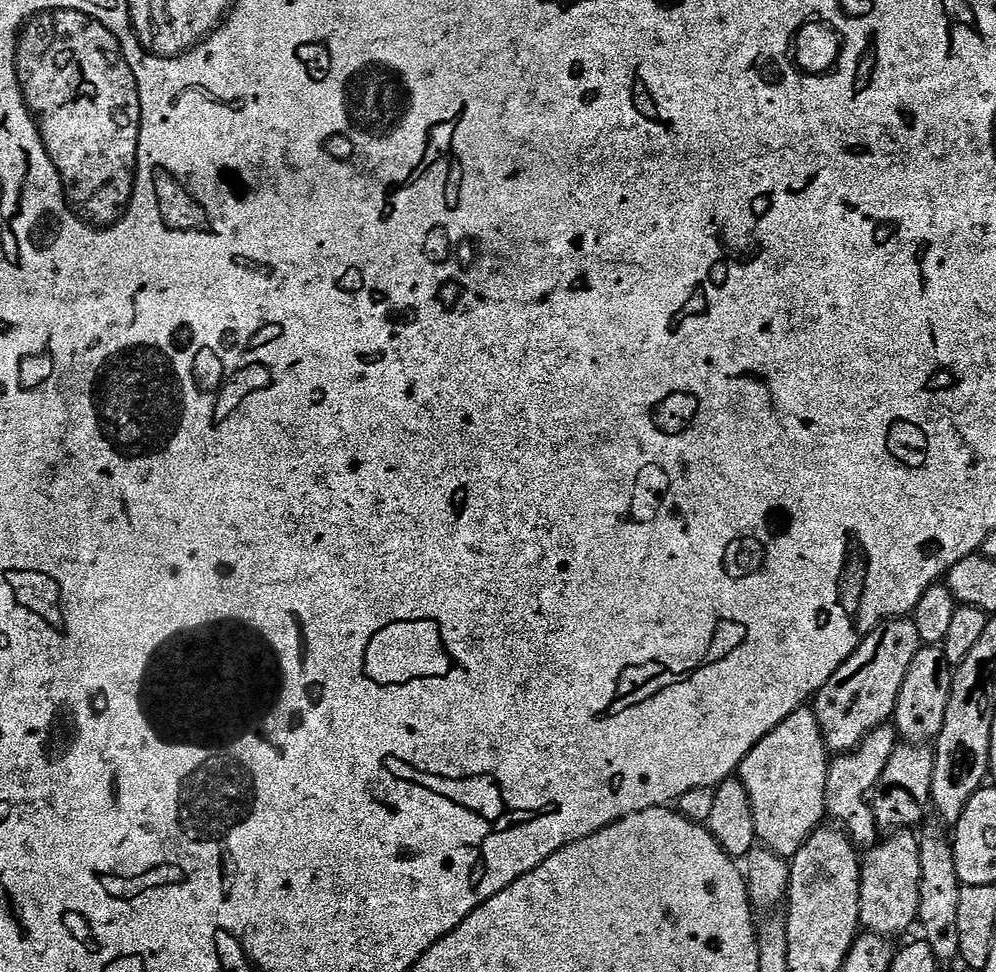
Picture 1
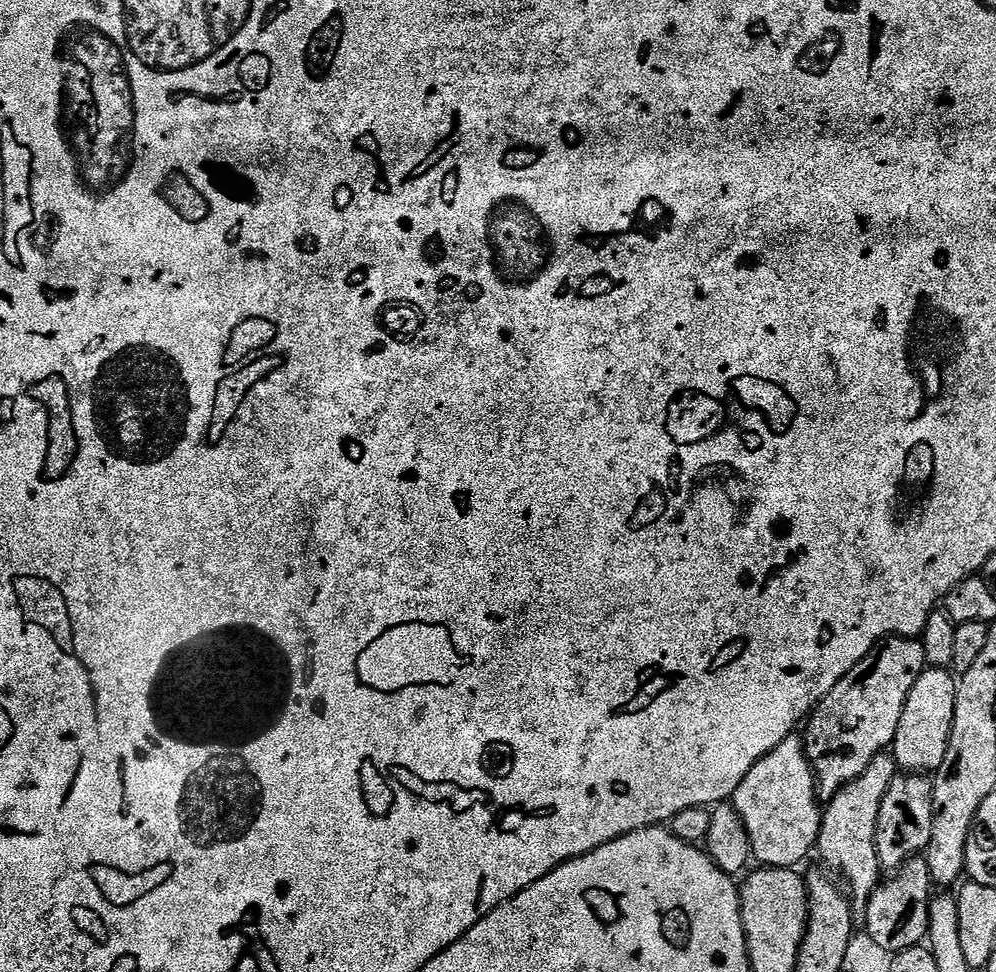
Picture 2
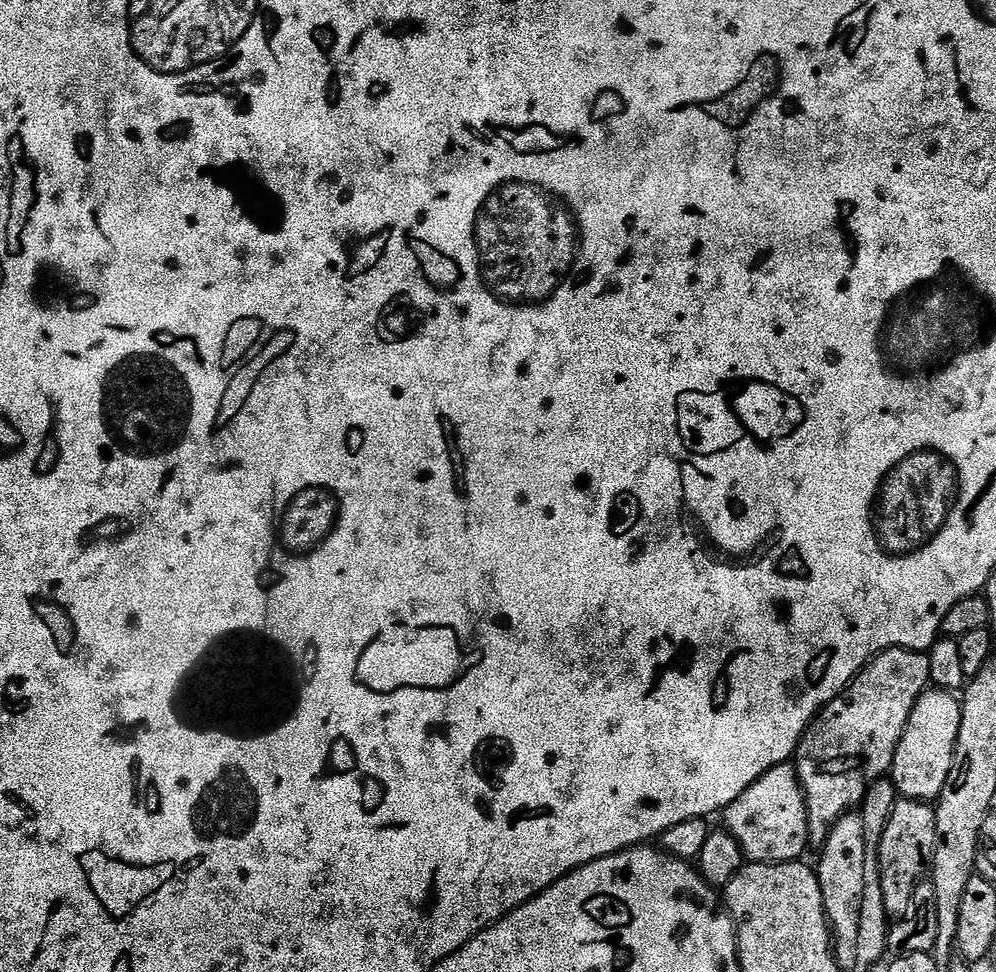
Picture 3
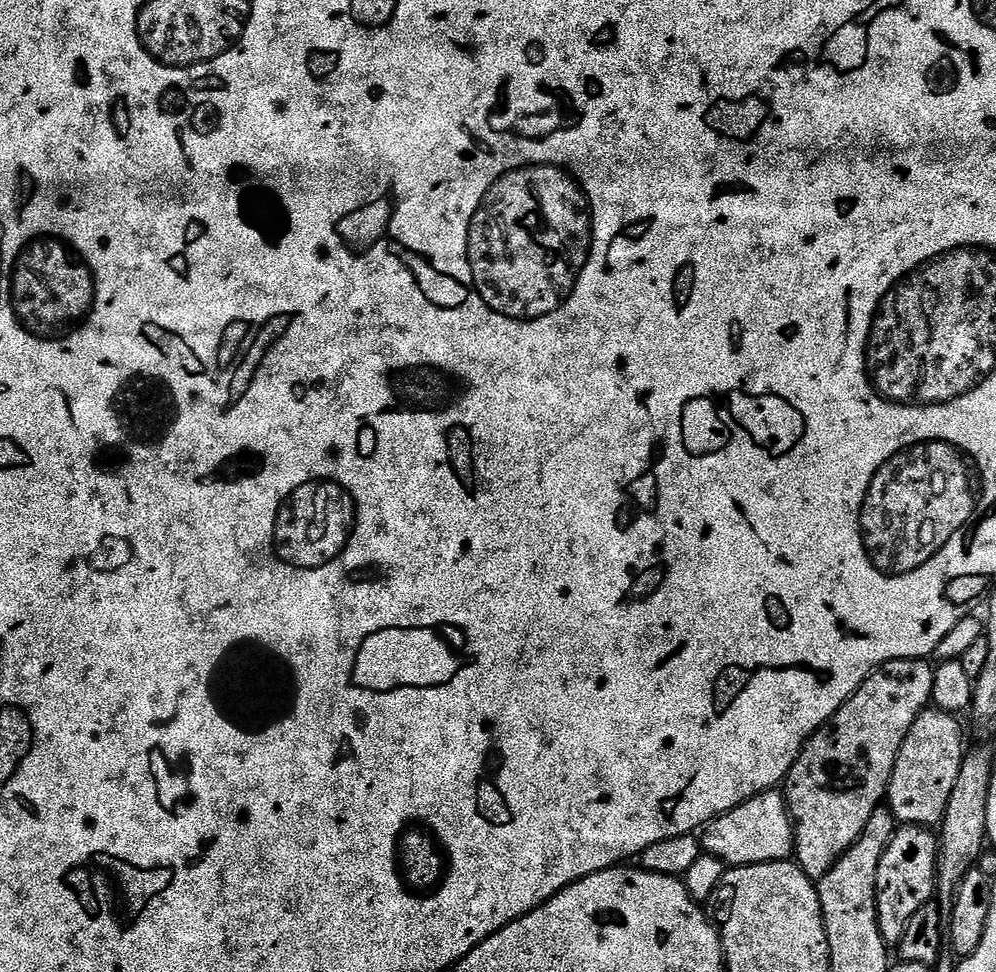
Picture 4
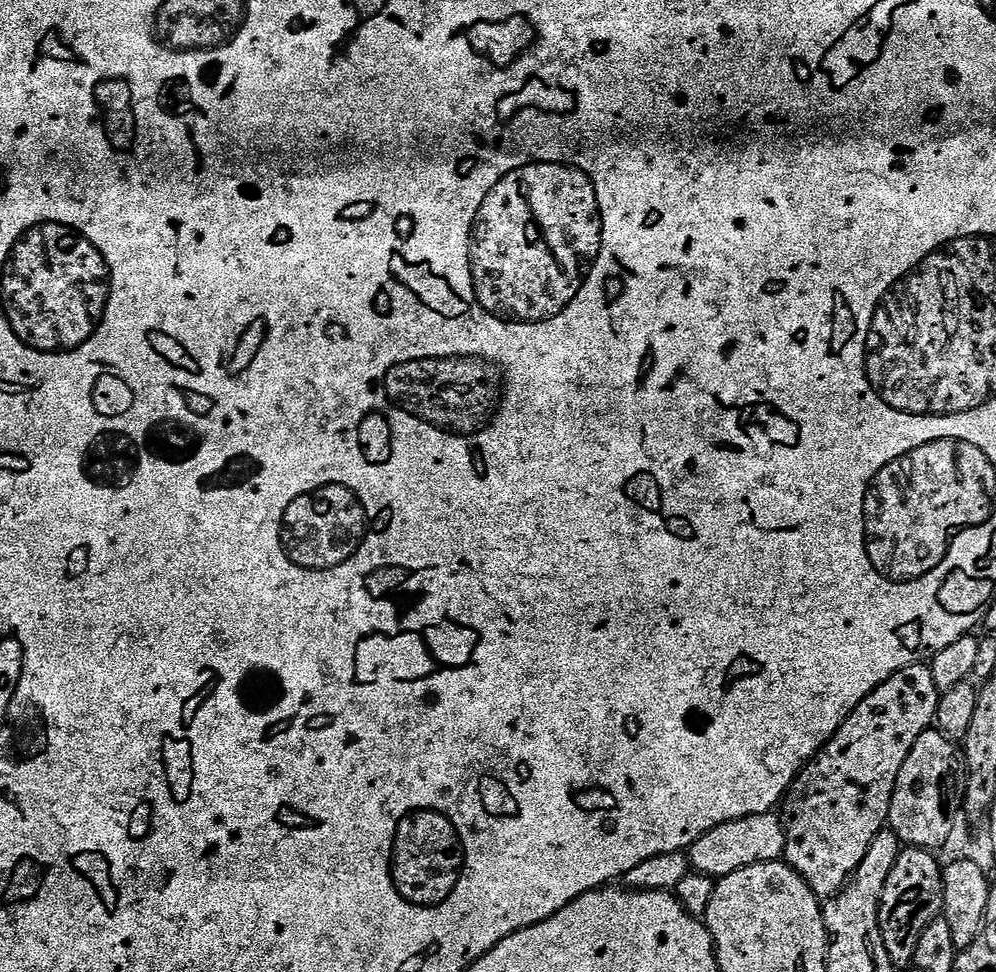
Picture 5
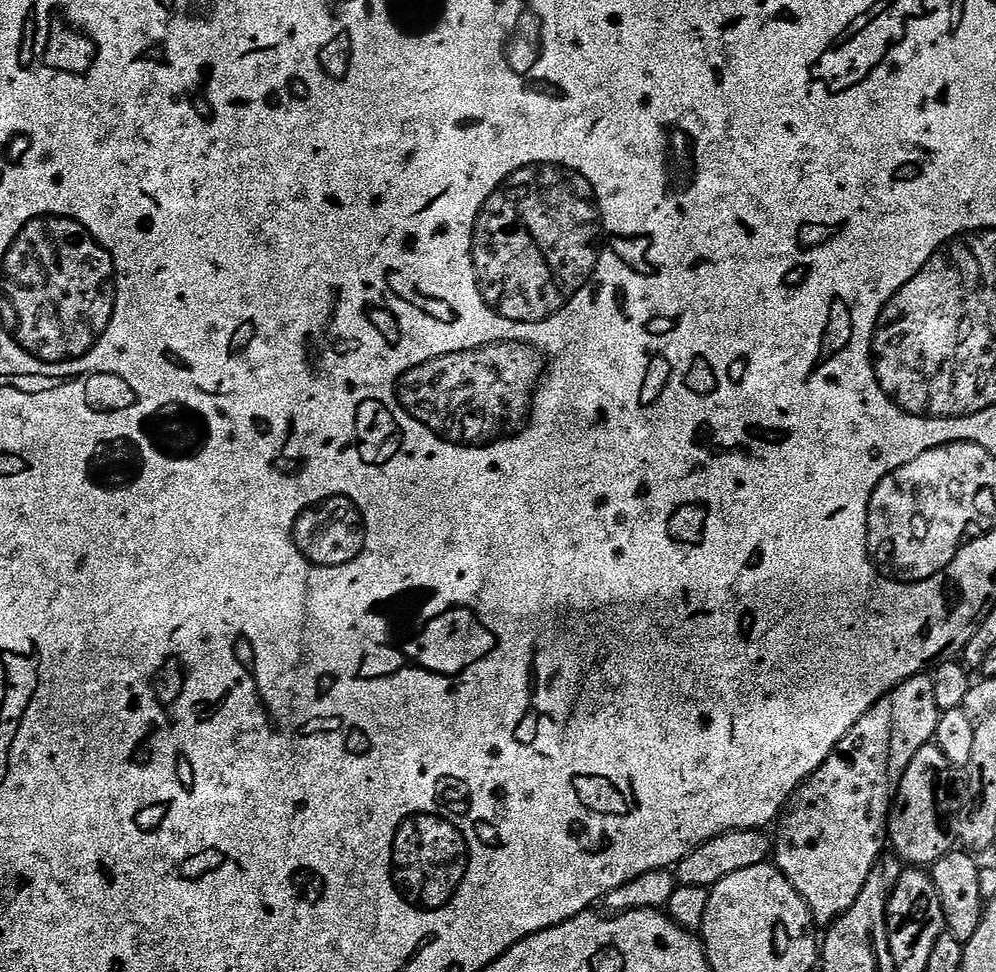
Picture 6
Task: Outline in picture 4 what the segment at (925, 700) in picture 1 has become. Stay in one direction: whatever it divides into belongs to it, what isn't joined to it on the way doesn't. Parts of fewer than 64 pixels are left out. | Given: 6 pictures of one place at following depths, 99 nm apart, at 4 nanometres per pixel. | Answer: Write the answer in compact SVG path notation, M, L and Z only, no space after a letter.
M929 706L916 719L914 726L910 726L910 734L906 734L906 742L902 742L902 750L894 762L894 774L888 783L886 797L887 807L892 809L892 815L901 825L936 826L943 821L950 794L954 794L954 782L958 782L958 770L962 770L966 751L964 732L956 720L959 719L953 713L942 712L935 706Z

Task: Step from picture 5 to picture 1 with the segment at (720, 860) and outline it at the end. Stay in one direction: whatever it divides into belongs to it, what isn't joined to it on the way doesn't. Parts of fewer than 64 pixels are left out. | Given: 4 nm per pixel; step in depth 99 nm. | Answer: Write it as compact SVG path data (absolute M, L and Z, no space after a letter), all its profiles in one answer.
M811 707L799 708L786 722L779 724L746 758L740 763L738 779L746 786L746 794L750 794L750 806L754 810L754 826L757 841L774 854L791 858L802 850L802 846L810 838L810 834L821 827L826 820L824 799L826 798L826 778L830 753L822 730L818 726L818 718Z

